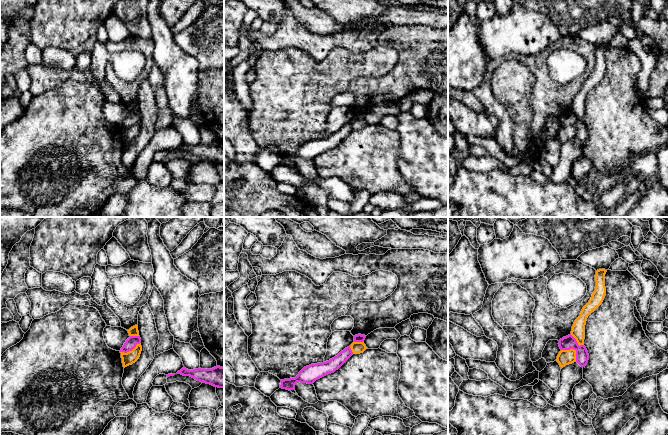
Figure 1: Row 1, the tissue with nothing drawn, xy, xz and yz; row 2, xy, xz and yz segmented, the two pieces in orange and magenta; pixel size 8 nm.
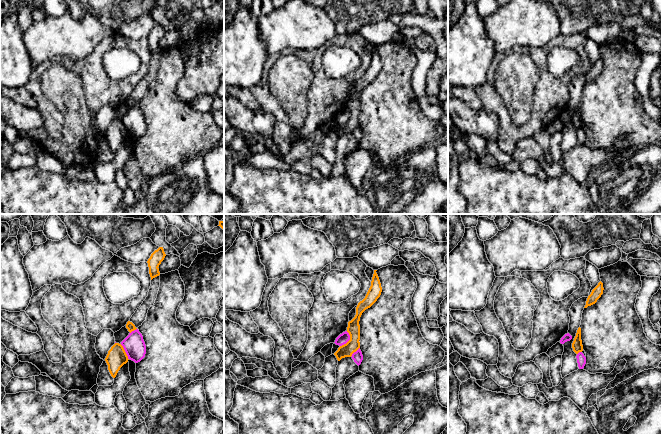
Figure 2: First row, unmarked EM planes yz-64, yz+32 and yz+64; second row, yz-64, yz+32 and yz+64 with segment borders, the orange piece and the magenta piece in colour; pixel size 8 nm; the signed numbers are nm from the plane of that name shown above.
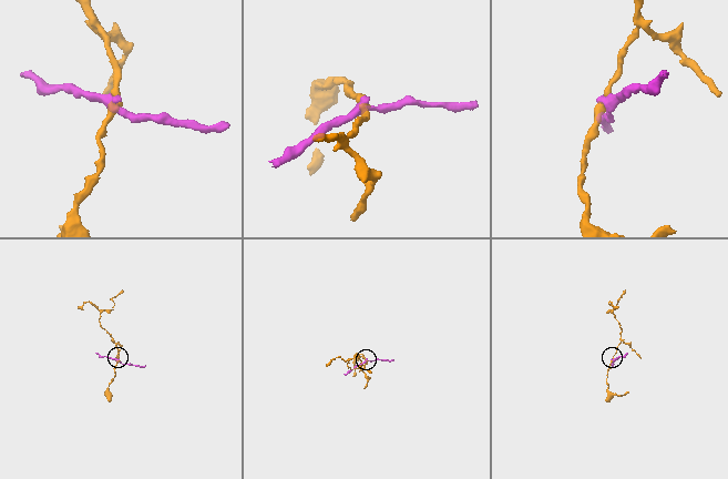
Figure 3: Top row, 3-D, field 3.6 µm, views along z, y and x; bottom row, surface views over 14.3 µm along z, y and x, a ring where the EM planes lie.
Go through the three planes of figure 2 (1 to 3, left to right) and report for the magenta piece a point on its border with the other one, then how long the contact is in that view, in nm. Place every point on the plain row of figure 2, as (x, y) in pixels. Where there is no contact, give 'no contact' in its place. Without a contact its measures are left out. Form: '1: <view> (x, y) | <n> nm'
1: yz-64 (125, 128) | 140 nm
2: yz+32 (349, 116) | 140 nm
3: yz+64 (579, 127) | 50 nm

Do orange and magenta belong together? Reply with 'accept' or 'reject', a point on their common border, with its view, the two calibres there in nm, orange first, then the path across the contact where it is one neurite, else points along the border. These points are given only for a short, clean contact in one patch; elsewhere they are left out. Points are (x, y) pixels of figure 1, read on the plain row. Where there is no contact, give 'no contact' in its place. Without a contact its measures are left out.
reject; meets orange in yz at (573, 125); 130 nm thick on the orange side, 110 nm on the other; border along yz (561, 125), (573, 125), (576, 137)

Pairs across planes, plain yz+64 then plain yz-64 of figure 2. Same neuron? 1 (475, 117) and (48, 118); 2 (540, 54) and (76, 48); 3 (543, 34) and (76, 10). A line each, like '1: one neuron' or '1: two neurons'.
1: two neurons
2: two neurons
3: two neurons

